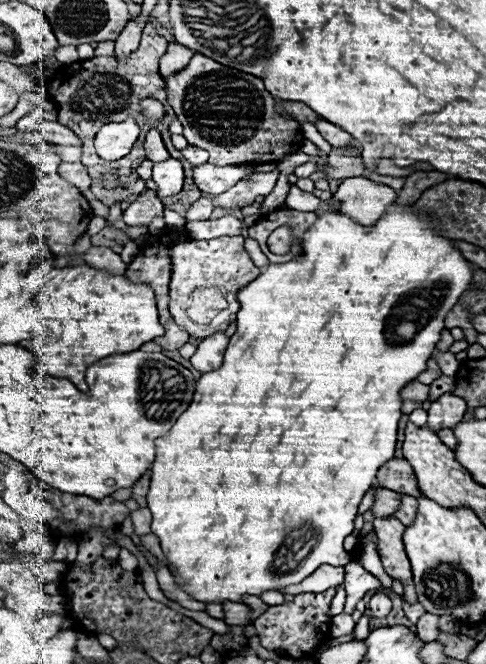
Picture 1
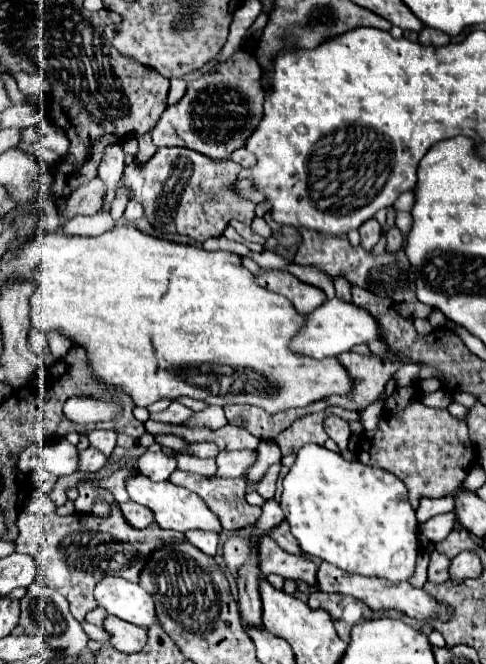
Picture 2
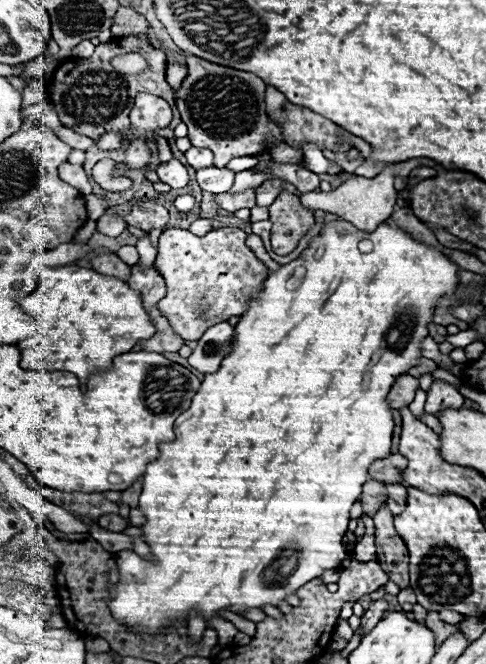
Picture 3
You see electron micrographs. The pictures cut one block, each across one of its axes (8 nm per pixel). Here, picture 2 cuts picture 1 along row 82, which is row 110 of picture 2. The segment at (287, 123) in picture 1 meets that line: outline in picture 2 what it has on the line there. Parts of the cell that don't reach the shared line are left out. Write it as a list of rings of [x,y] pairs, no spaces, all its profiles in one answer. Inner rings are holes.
[[[238,50],[226,62],[214,66],[208,74],[200,76],[198,80],[188,82],[188,92],[174,104],[168,106],[162,114],[160,122],[152,130],[152,142],[160,146],[184,146],[198,154],[206,154],[214,160],[230,160],[230,154],[242,146],[246,146],[246,138],[258,128],[262,120],[262,104],[264,104],[264,90],[260,86],[260,66],[248,52]]]

